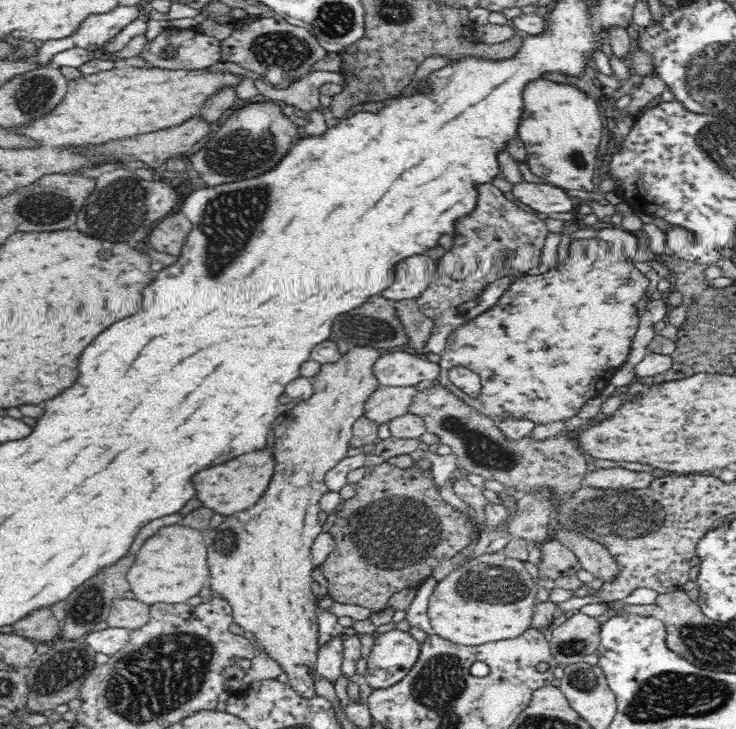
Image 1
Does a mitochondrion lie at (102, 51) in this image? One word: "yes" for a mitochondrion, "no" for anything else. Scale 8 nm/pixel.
no

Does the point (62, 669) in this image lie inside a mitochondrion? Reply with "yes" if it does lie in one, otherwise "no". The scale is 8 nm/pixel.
yes

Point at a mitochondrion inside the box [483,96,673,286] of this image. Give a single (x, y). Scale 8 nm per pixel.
(574, 156)

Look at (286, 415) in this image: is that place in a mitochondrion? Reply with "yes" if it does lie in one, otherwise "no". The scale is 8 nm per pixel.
no

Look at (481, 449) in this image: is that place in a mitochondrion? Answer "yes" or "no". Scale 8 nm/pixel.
yes

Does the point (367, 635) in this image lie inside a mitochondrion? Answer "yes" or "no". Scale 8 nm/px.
no

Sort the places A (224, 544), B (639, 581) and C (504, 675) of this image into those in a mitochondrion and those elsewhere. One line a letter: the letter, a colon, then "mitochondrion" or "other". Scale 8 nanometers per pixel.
A: mitochondrion
B: other
C: other

